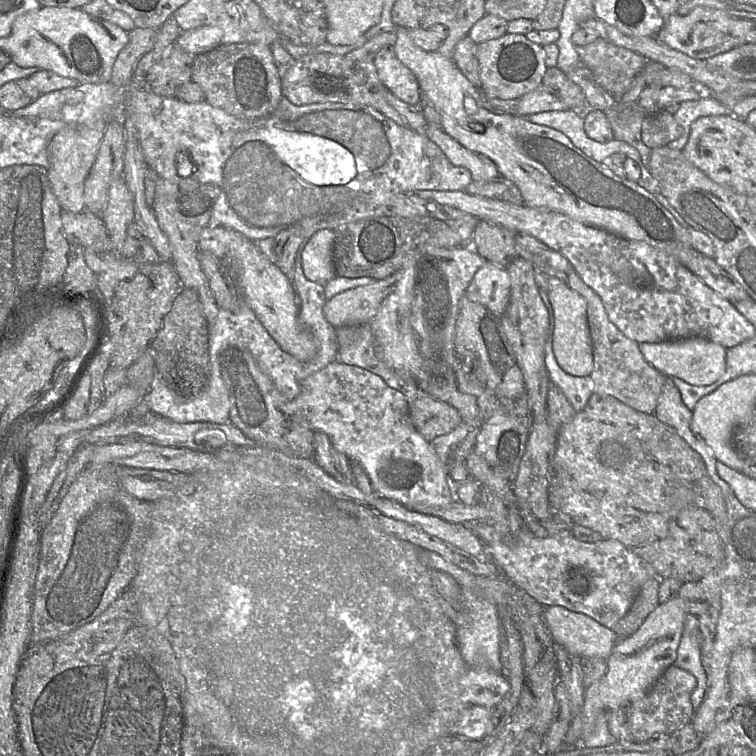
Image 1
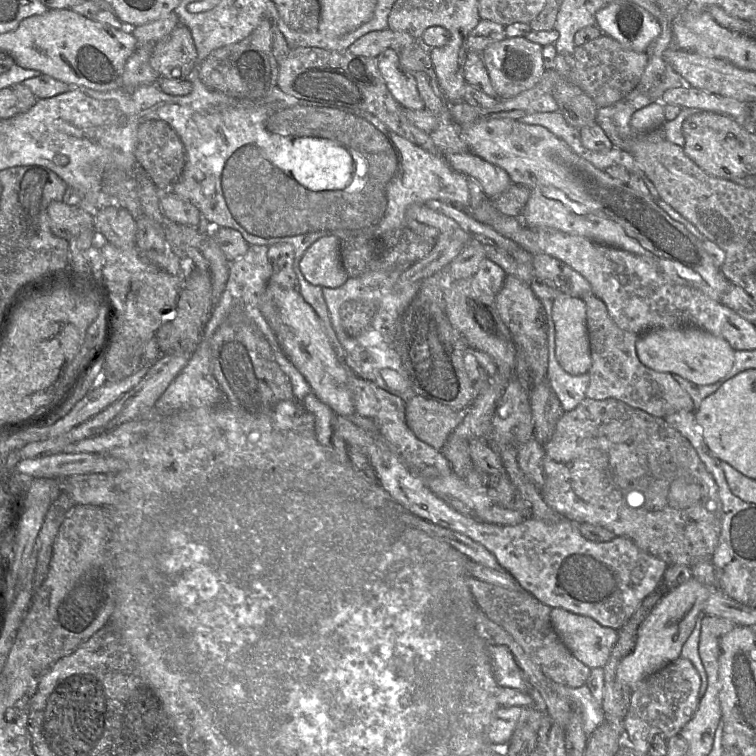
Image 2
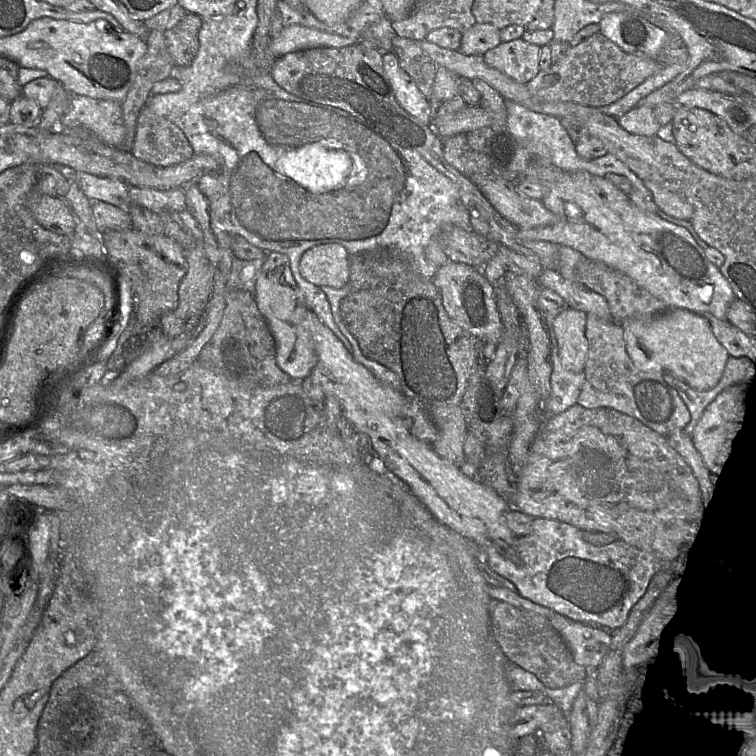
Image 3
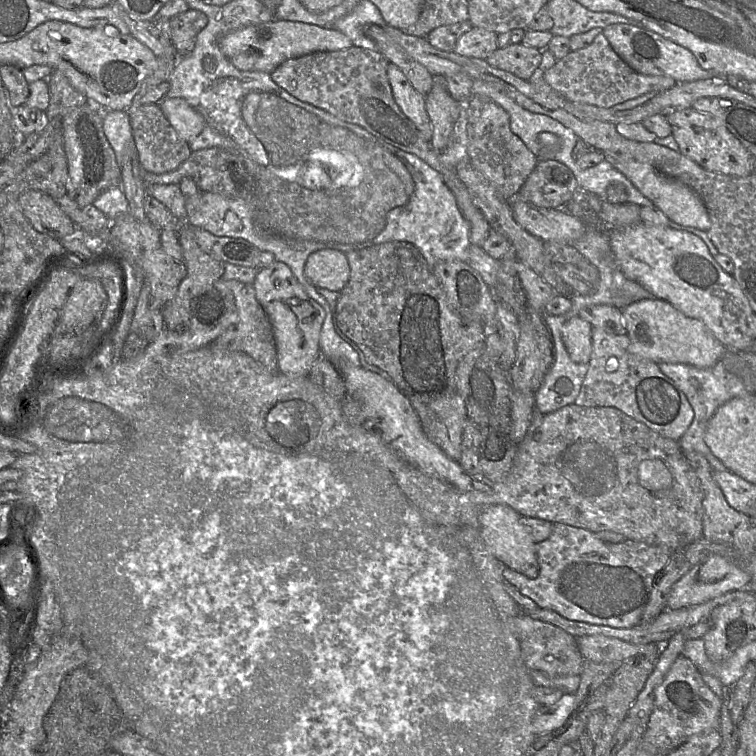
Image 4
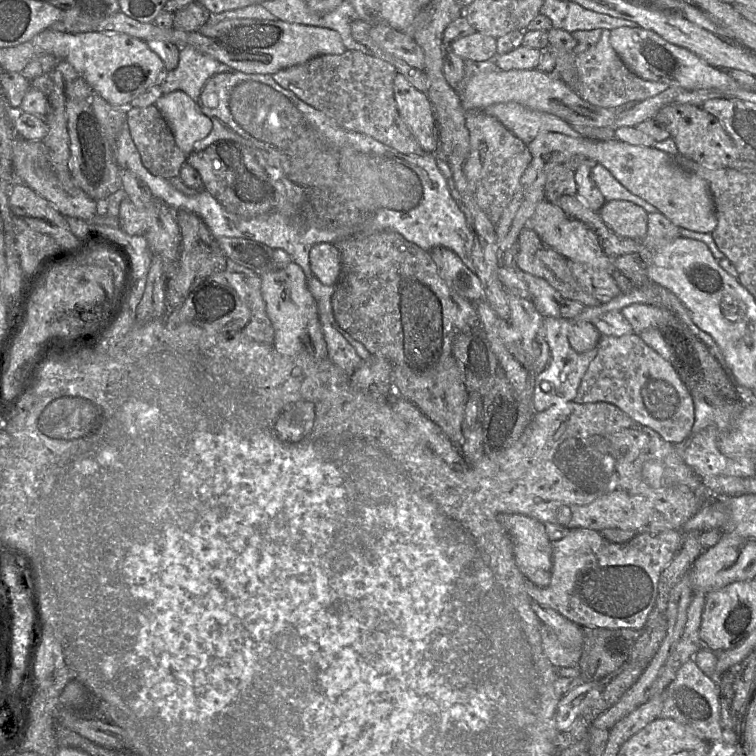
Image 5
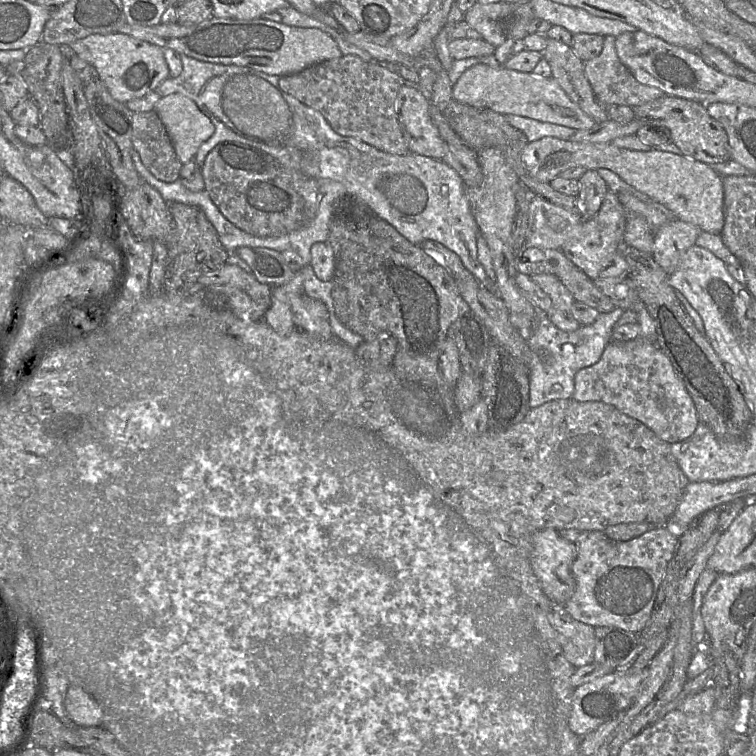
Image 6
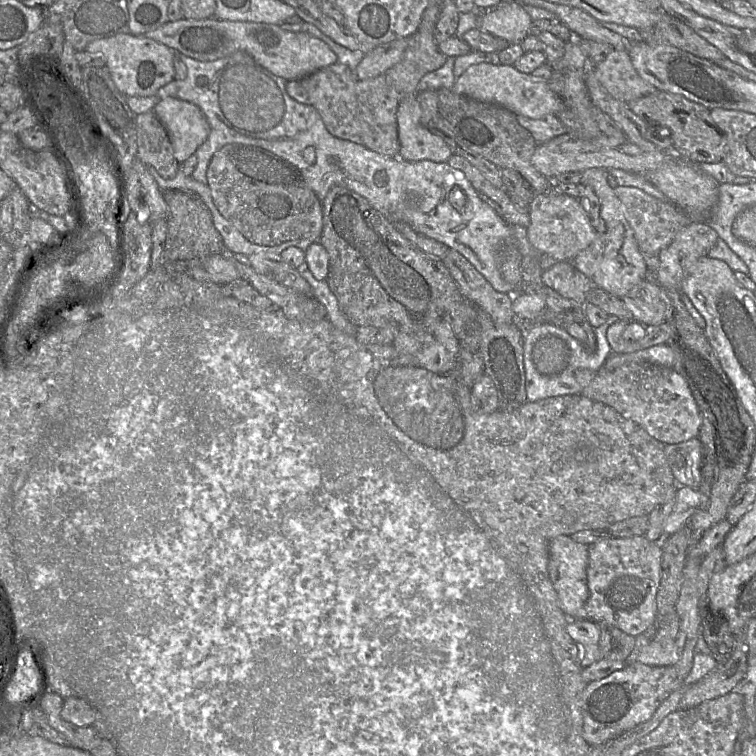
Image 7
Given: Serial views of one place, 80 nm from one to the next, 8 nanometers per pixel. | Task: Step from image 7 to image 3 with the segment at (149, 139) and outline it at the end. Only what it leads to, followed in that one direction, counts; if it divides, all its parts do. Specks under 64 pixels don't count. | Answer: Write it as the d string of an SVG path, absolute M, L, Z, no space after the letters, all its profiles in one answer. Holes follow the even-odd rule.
M144 106L137 118L131 154L154 166L168 167L190 159L194 152L178 126Z

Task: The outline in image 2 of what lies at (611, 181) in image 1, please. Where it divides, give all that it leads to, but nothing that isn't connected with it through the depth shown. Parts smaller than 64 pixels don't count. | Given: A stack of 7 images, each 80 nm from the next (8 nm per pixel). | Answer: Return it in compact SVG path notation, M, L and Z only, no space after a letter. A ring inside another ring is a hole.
M481 118L460 125L460 130L471 153L503 169L513 184L529 188L530 197L521 215L526 226L555 229L582 236L648 258L656 264L668 281L694 287L717 301L721 301L727 292L731 283L715 267L701 242L681 223L671 218L650 195L636 192L627 183L612 178L606 171L597 169L543 126L529 125L513 119Z

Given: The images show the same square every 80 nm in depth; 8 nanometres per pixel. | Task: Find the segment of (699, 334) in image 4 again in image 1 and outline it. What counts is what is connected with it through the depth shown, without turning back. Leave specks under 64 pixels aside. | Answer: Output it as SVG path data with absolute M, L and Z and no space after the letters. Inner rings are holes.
M688 337L657 343L638 343L645 361L668 377L679 377L692 385L709 385L716 382L726 369L728 348L699 337Z

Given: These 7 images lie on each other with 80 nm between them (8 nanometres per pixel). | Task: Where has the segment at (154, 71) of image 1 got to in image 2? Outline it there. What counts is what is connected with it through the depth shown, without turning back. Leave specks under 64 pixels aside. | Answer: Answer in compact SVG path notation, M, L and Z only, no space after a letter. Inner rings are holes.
M179 25L158 42L154 46L150 65L160 78L187 79L197 65L197 48L189 28Z

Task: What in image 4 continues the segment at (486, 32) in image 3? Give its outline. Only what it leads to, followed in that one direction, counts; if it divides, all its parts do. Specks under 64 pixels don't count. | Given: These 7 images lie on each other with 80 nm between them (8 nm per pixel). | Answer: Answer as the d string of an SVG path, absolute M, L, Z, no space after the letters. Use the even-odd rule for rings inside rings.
M472 27L458 39L453 51L466 57L487 59L499 48L497 39L498 34L493 31Z

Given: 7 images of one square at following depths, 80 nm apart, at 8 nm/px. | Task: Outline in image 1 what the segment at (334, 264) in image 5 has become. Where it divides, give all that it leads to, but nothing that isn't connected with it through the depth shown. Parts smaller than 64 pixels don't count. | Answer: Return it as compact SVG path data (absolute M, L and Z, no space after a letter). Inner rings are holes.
M321 229L310 237L301 253L307 279L327 283L337 276L333 264L333 245L333 230Z

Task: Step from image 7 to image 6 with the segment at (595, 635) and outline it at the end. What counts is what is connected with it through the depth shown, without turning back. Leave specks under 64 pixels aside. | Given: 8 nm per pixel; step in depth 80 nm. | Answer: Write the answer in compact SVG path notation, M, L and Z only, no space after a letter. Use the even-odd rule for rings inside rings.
M551 603L547 618L560 635L567 660L578 668L591 664L595 649L594 627L574 619L560 604Z

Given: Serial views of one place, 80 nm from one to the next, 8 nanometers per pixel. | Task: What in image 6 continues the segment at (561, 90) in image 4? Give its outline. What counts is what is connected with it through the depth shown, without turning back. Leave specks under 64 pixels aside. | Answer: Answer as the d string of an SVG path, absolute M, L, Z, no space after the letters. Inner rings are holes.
M612 35L605 36L600 55L584 62L585 75L599 103L603 106L622 105L634 107L650 102L663 95L664 92L659 88L638 82L627 67L620 61L616 51L615 38L616 37Z

